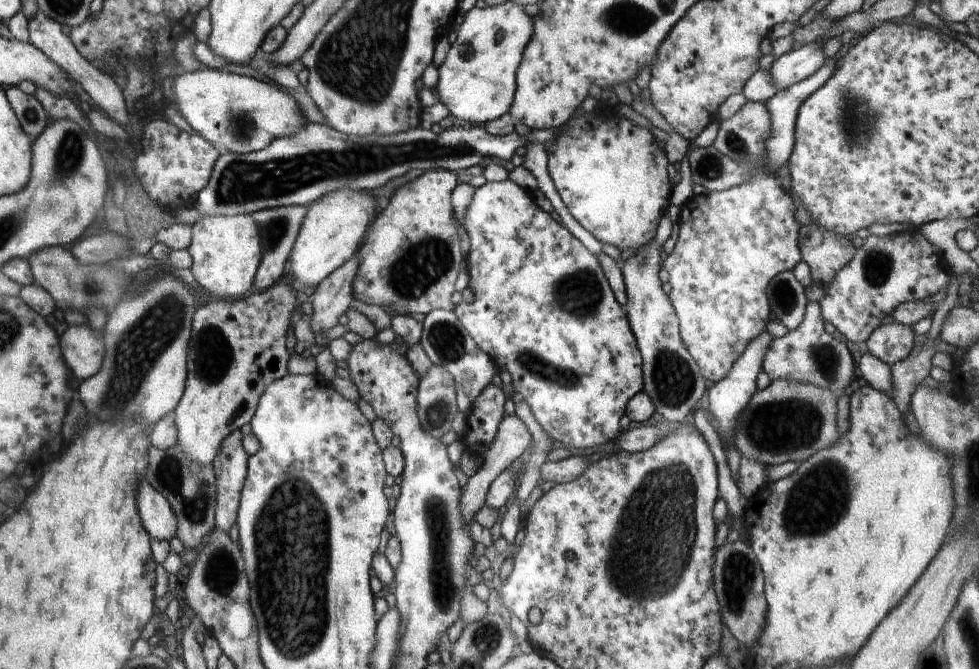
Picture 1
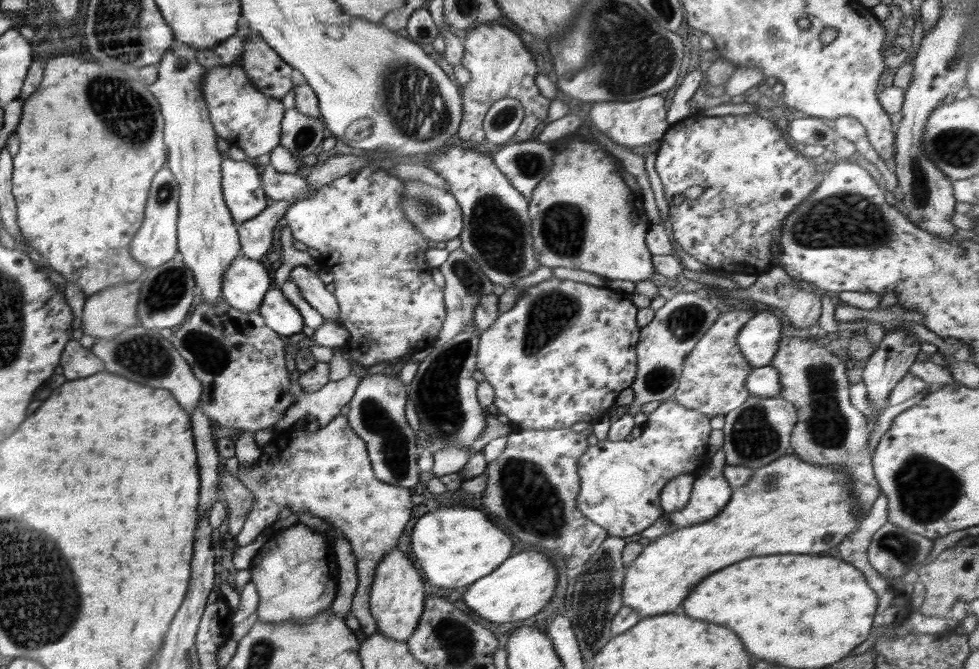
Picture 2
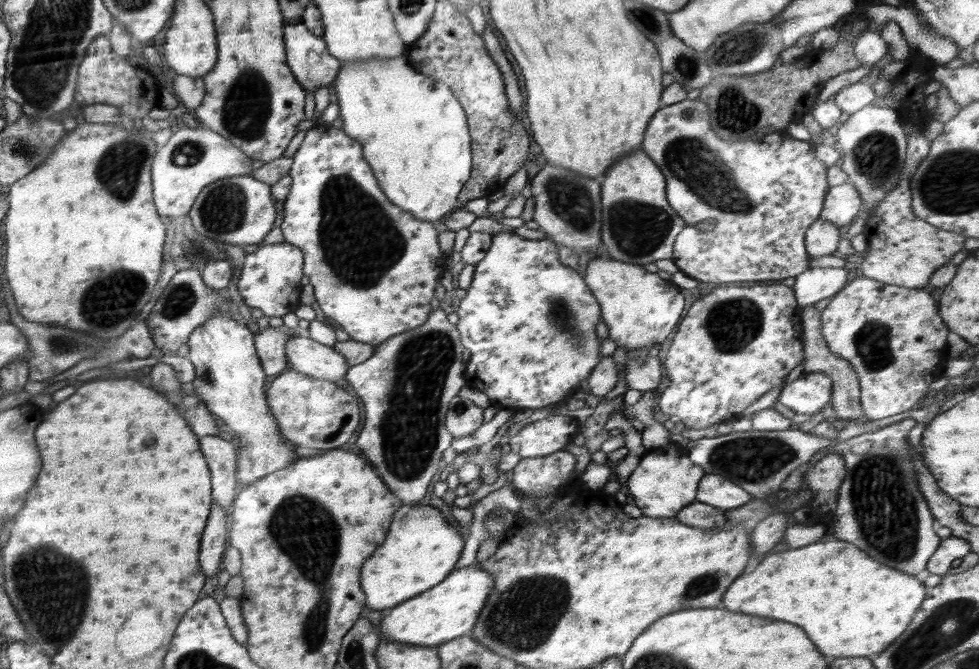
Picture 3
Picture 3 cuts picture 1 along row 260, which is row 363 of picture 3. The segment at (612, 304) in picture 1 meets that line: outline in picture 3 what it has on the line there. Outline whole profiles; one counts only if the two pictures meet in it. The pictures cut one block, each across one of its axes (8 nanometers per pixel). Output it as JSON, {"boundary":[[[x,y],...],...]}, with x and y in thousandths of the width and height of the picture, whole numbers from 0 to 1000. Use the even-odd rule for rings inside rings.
{"boundary":[[[523,341],[512,345],[503,354],[503,365],[496,378],[496,383],[485,395],[485,405],[482,417],[482,425],[477,433],[476,441],[466,456],[469,457],[467,471],[469,472],[466,490],[469,496],[469,504],[473,519],[480,523],[480,535],[475,546],[474,565],[476,577],[482,583],[490,583],[498,592],[502,604],[513,611],[527,614],[534,610],[556,610],[560,605],[566,605],[572,599],[579,598],[588,586],[593,575],[598,575],[600,565],[604,561],[607,549],[614,540],[613,516],[614,508],[609,501],[609,487],[614,475],[614,460],[608,442],[598,425],[594,414],[588,404],[579,399],[572,393],[570,387],[570,365],[564,357],[556,359],[535,357],[527,351]]]}

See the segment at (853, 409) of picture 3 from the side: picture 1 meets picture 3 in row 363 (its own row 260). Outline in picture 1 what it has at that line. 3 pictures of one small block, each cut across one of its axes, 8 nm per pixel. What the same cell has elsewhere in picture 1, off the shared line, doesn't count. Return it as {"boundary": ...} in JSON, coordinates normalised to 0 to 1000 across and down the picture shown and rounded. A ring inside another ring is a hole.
{"boundary":[[[838,338],[818,339],[815,353],[818,389],[827,399],[831,423],[846,428],[854,407],[872,386],[875,371],[869,356],[858,350],[846,350]]]}

